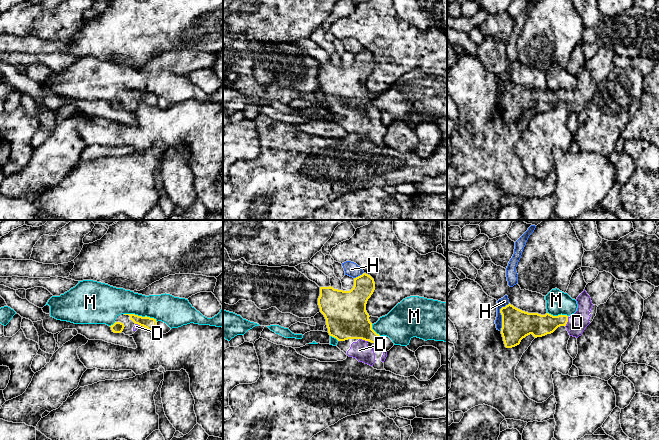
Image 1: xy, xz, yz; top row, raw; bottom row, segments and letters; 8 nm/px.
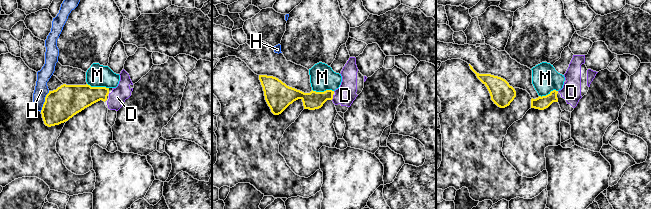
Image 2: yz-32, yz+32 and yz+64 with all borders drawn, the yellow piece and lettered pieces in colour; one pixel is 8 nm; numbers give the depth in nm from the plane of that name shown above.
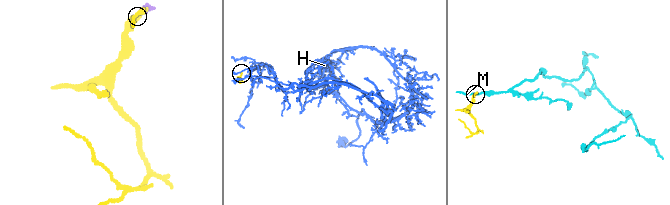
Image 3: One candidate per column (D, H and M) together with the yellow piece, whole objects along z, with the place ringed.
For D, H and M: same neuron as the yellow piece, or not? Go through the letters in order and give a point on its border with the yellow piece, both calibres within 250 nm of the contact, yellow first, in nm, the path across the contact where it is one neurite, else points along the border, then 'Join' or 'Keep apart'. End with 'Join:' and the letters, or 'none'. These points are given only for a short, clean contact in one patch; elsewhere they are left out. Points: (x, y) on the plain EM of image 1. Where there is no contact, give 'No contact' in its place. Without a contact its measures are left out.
D: Touches yellow at yz (567, 97). Thickness 180 nm (yellow) against 160 nm. Path across: yz (538, 101), (555, 97), (567, 97), (577, 98). Join
H: Touches yellow at yz (501, 90). Thickness 240 nm (yellow) against 70 nm. Boundary: yz (509, 79), (500, 85), (500, 106). Keep apart
M: Touches yellow at xy (141, 92). Thickness 100 nm (yellow) against 220 nm. Keep apart
Join: D

